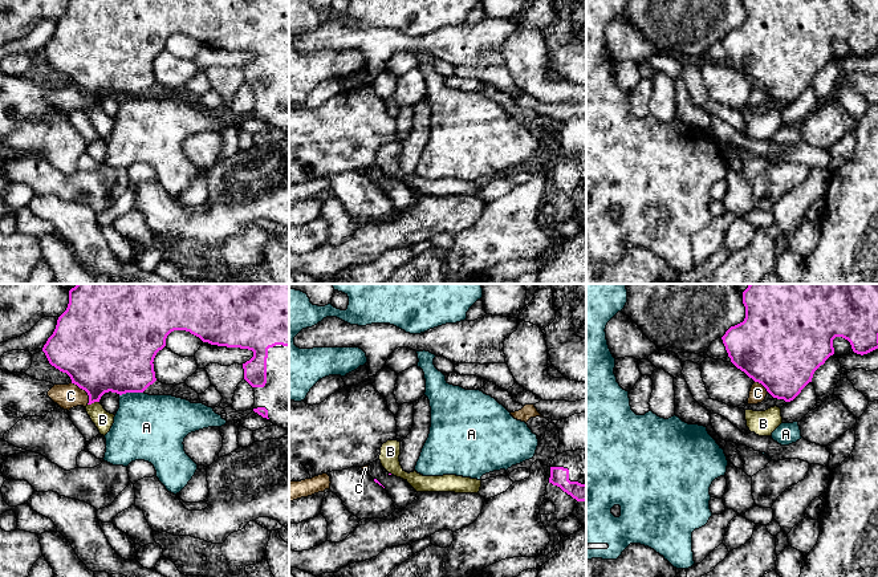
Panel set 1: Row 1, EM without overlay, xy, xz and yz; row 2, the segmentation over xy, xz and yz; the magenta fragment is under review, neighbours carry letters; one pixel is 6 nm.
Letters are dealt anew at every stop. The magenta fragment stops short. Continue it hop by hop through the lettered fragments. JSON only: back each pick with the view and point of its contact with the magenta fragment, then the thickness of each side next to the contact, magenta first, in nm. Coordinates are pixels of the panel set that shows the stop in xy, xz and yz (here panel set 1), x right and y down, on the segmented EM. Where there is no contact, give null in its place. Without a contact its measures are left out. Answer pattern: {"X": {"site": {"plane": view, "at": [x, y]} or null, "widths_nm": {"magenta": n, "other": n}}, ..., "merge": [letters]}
{"merge": []}

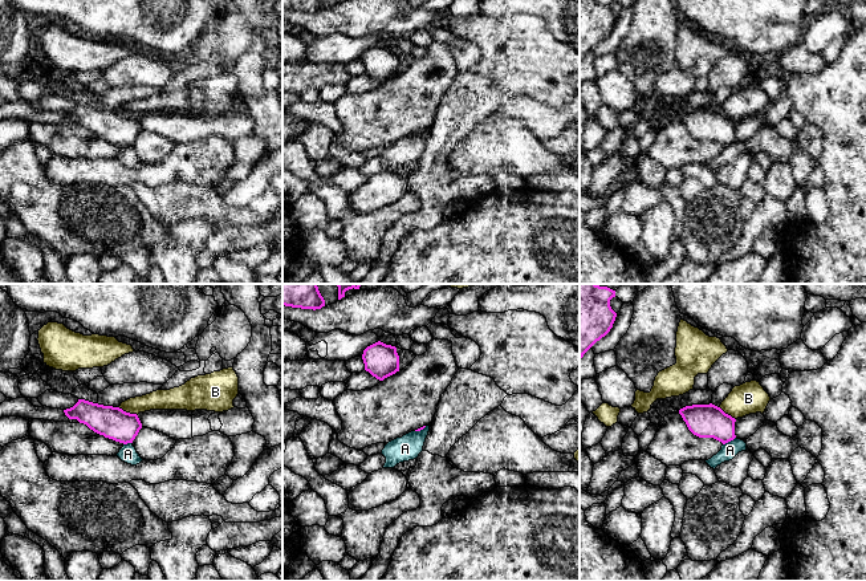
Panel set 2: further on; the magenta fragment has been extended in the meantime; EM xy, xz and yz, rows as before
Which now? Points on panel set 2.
{"merge": []}

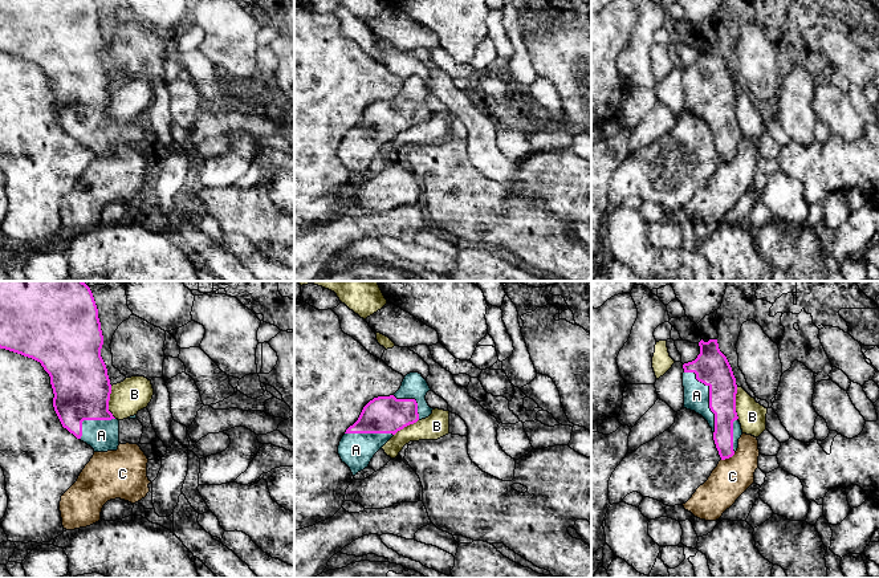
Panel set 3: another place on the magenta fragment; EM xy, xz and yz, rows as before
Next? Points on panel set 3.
{"A": {"site": {"plane": "yz", "at": [709, 397]}, "widths_nm": {"magenta": 200, "other": 160}}, "merge": ["A"]}

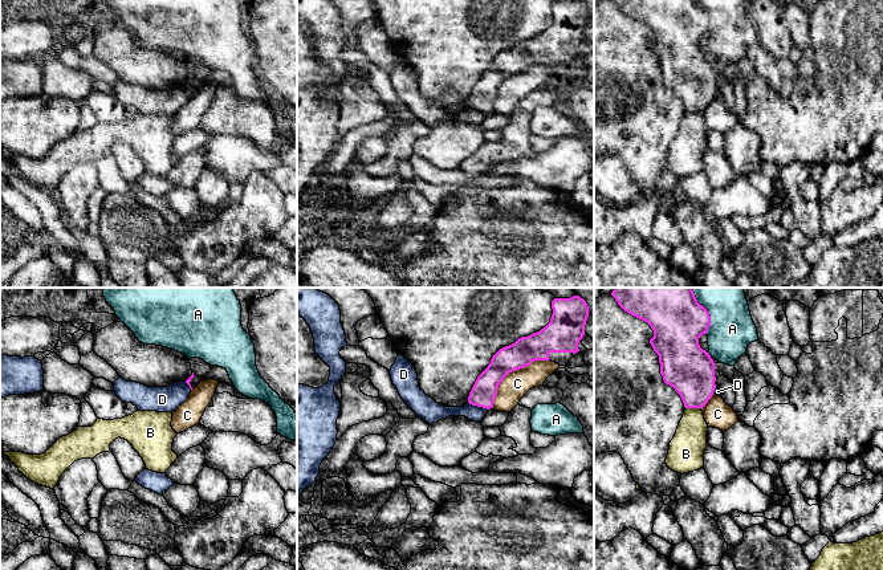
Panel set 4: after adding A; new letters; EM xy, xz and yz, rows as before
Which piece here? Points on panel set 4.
{"merge": []}

